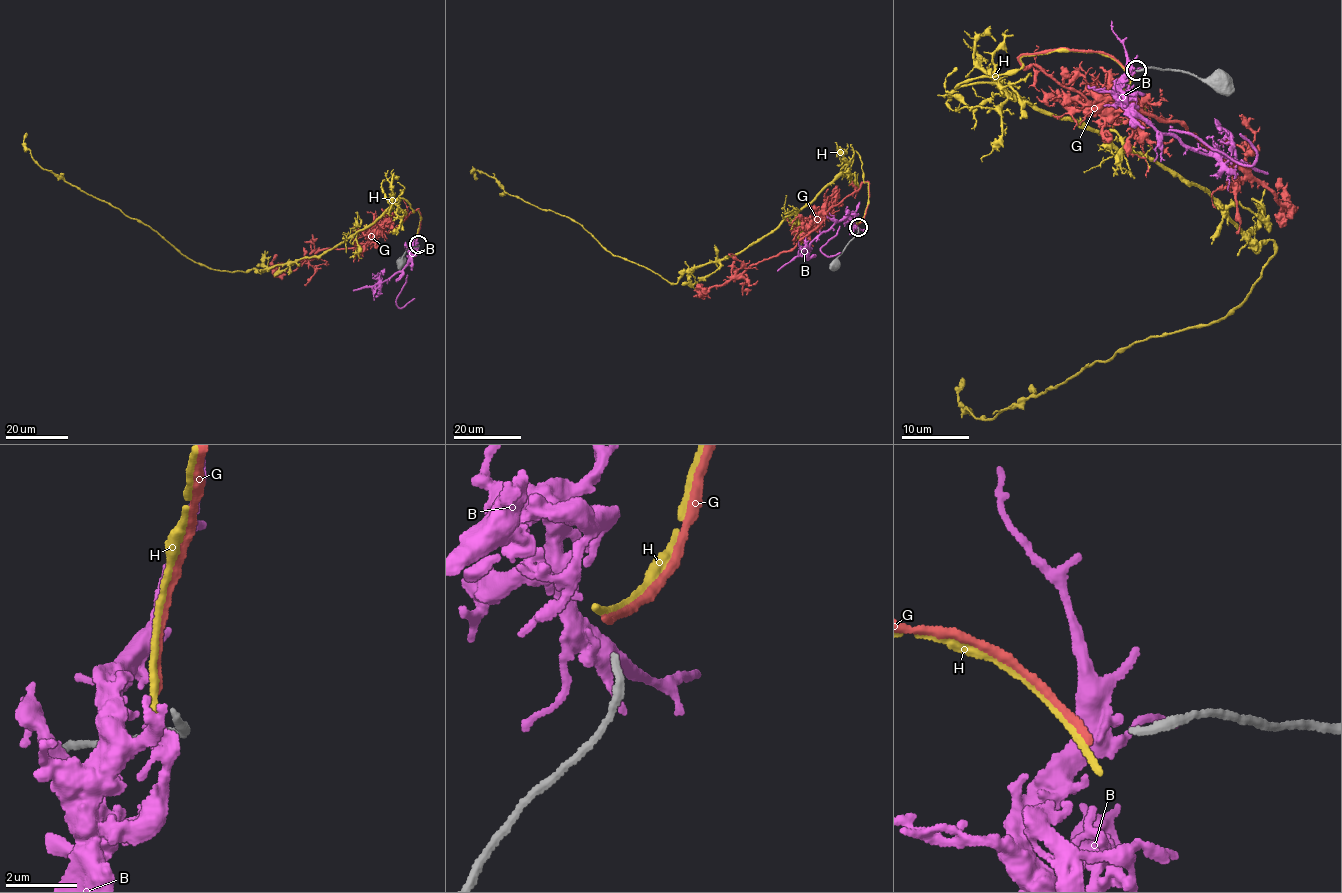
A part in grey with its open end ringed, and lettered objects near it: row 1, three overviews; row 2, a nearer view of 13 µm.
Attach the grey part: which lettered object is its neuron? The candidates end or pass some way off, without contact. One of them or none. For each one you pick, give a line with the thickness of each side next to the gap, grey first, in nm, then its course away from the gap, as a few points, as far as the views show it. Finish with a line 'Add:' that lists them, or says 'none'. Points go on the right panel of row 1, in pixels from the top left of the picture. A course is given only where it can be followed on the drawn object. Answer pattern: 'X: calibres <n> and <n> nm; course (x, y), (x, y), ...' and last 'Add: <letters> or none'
Add: none

